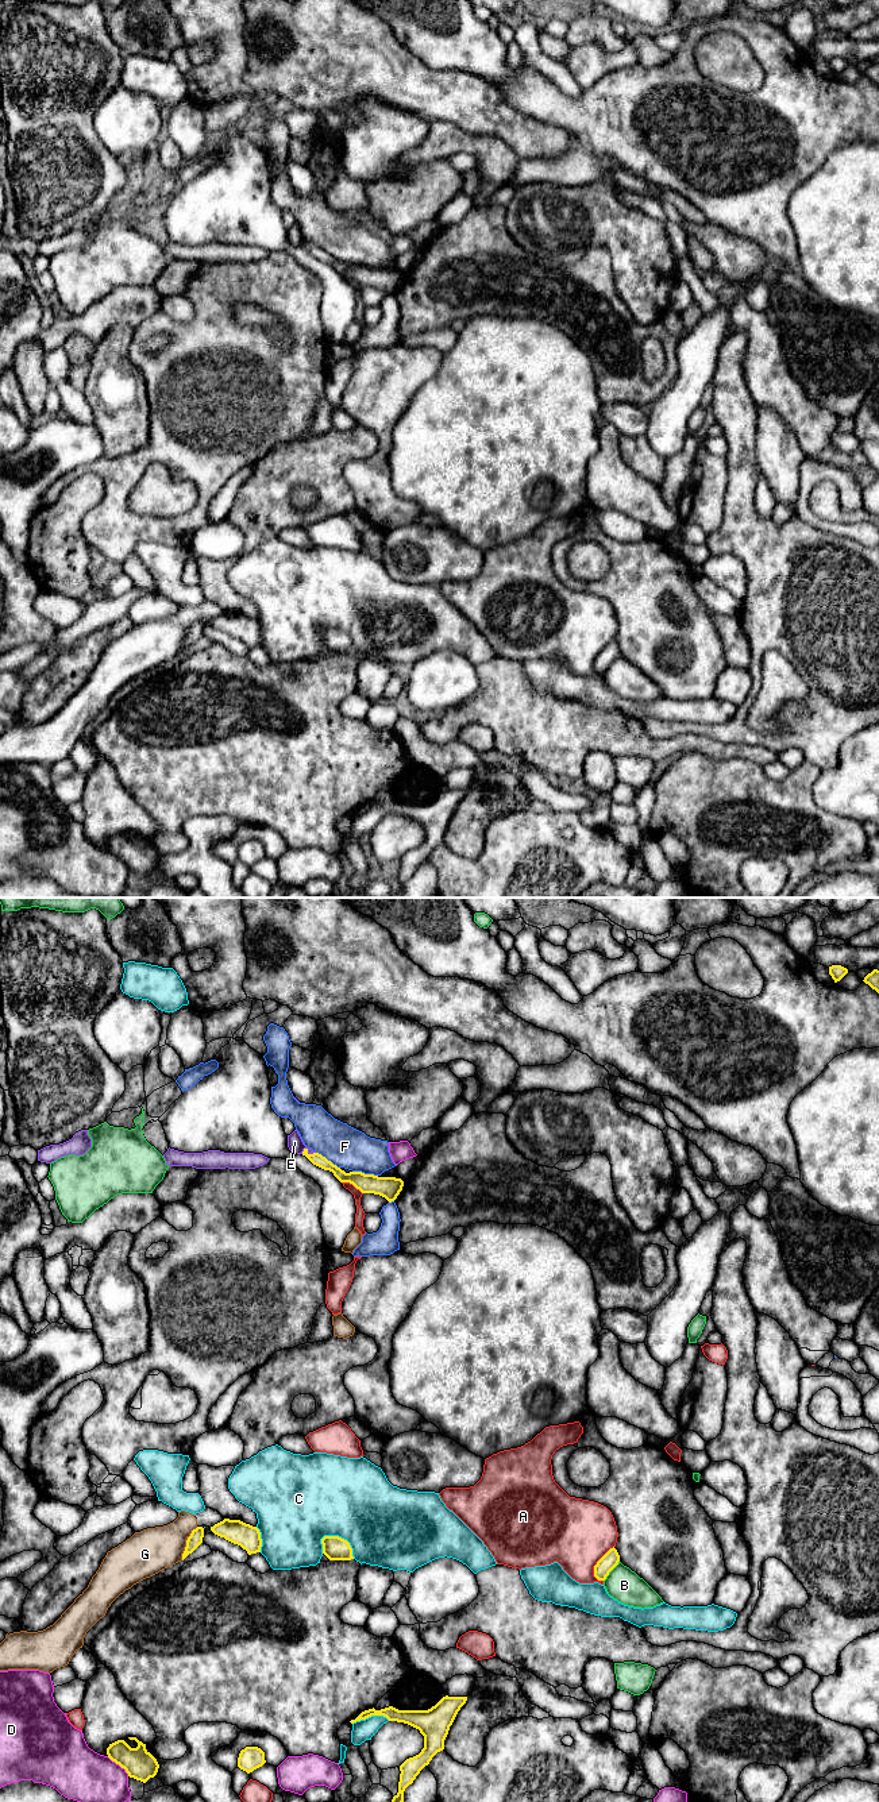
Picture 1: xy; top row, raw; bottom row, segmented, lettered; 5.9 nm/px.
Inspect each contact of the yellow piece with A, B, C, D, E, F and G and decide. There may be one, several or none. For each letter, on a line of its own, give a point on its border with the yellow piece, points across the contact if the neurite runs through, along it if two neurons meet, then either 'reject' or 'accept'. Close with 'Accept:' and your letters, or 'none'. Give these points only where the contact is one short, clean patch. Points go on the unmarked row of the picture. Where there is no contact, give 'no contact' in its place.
A: contact xy (597, 656); reject
B: contact xy (610, 663); reject
C: contact xy (340, 631); reject
D: contact xy (119, 857); reject
E: contact xy (307, 244); way xy (316, 251), (307, 244), (295, 235); accept
F: contact xy (363, 266); reject
G: contact xy (187, 636); reject
Accept: E

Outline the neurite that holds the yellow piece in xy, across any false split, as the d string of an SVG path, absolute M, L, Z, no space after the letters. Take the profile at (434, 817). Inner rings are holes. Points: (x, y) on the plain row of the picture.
M443 790L435 799L428 803L398 803L393 799L375 803L369 802L362 804L354 817L366 813L371 809L383 809L389 814L408 817L420 823L424 829L424 841L413 850L406 852L400 858L398 885L393 890L389 898L402 898L405 881L413 876L420 864L429 857L432 850L444 842L444 833L448 827L458 804L466 796L467 790Z

